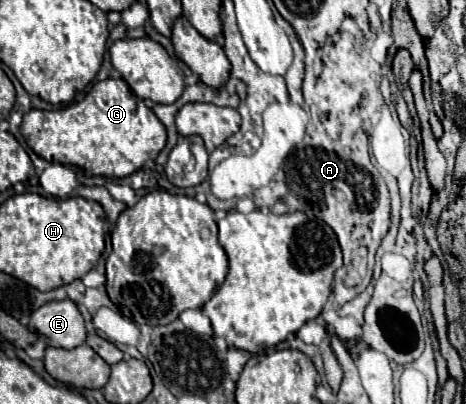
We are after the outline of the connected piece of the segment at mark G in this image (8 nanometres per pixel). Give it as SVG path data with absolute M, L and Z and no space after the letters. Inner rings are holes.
M123 79L97 81L79 103L71 103L55 111L31 109L29 113L23 115L21 133L25 143L45 161L61 163L61 165L77 165L83 169L87 177L103 175L111 179L121 179L141 169L149 159L155 159L159 155L159 151L165 147L167 141L163 123L153 115L153 111L139 97L133 95L133 91L127 87Z

